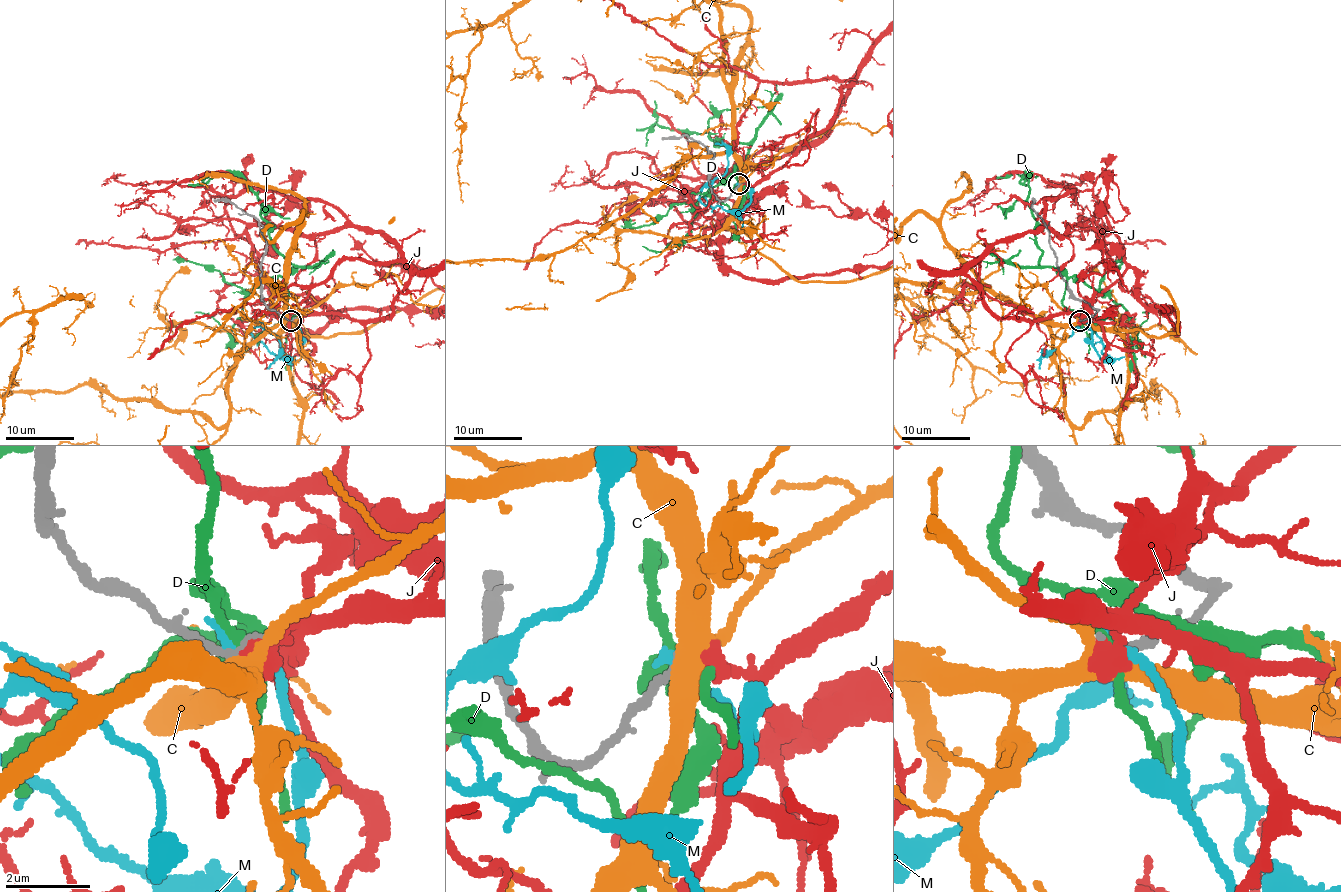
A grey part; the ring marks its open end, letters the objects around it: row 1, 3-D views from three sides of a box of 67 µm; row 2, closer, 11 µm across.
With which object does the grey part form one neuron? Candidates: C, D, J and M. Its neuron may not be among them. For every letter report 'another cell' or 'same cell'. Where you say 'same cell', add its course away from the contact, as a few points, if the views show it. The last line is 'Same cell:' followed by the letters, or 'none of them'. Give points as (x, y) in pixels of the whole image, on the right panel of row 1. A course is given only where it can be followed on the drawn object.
C: another cell
D: another cell
J: another cell
M: another cell
Same cell: none of them

